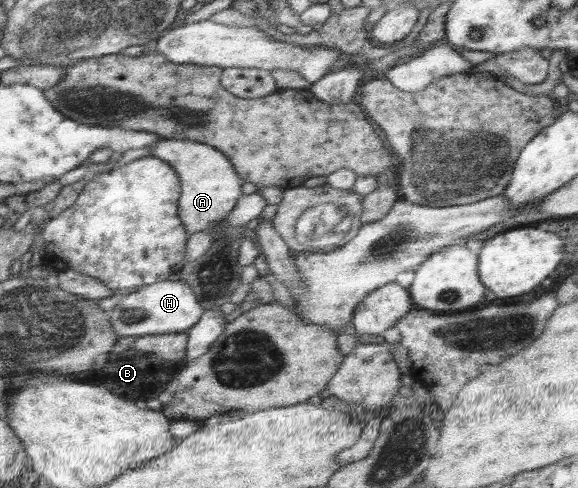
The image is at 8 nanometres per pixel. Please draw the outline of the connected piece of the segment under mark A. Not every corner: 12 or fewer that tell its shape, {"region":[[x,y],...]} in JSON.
{"region":[[164,139],[150,155],[179,175],[189,236],[223,220],[243,177],[207,144]]}

